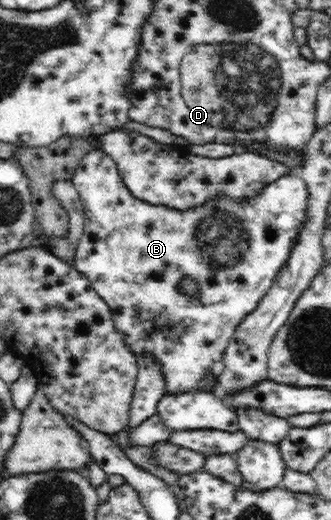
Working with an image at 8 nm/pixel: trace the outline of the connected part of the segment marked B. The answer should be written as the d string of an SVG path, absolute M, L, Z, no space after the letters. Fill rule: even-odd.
M98 147L87 152L71 181L79 192L86 217L84 234L76 247L74 265L90 280L93 289L110 306L114 323L126 336L130 350L136 355L143 351L157 355L166 374L166 392L201 390L206 371L210 371L212 365L220 363L236 327L246 315L256 309L258 301L271 289L278 270L288 259L294 237L300 235L298 231L304 225L308 203L308 191L304 181L296 175L290 175L280 178L277 183L266 185L260 189L258 195L247 200L233 199L228 195L214 195L206 203L178 210L147 203L135 197L125 185L115 161ZM213 209L226 209L244 219L246 229L250 233L250 249L244 261L234 269L212 271L206 275L204 271L208 269L204 269L204 265L200 263L192 233L196 223ZM184 275L198 281L202 291L200 298L190 299L176 292L179 279Z

